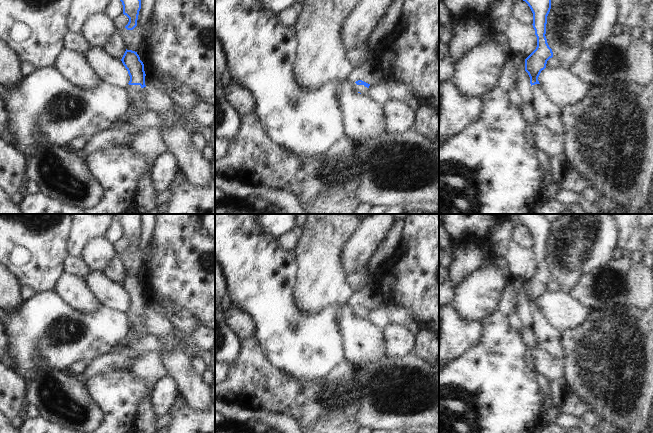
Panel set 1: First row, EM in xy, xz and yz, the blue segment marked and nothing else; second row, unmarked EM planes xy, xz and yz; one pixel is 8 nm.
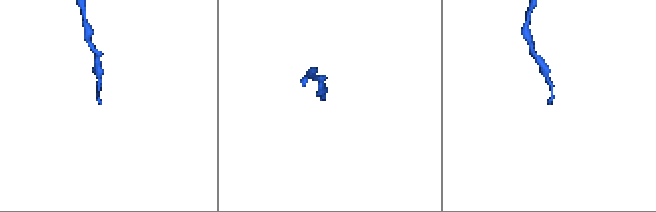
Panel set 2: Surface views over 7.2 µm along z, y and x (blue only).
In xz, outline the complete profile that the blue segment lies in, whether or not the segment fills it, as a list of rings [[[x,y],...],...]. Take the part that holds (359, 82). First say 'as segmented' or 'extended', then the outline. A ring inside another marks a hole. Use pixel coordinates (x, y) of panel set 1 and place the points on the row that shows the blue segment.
extended; [[[358,80],[355,83],[352,83],[352,87],[353,87],[354,91],[356,91],[360,94],[364,94],[366,96],[367,96],[369,86],[370,86],[370,84],[362,81],[362,80]]]

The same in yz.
extended; [[[523,0],[533,13],[533,28],[537,37],[536,49],[525,59],[525,71],[530,77],[533,90],[533,108],[539,124],[559,137],[564,135],[561,107],[553,103],[540,86],[538,77],[546,68],[547,61],[553,57],[552,49],[546,39],[547,16],[551,9],[551,0]]]

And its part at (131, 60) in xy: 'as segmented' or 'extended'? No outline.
extended

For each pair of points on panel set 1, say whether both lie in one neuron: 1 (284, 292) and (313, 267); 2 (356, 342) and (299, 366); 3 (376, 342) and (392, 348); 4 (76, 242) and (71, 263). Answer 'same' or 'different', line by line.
1: different
2: different
3: different
4: different

